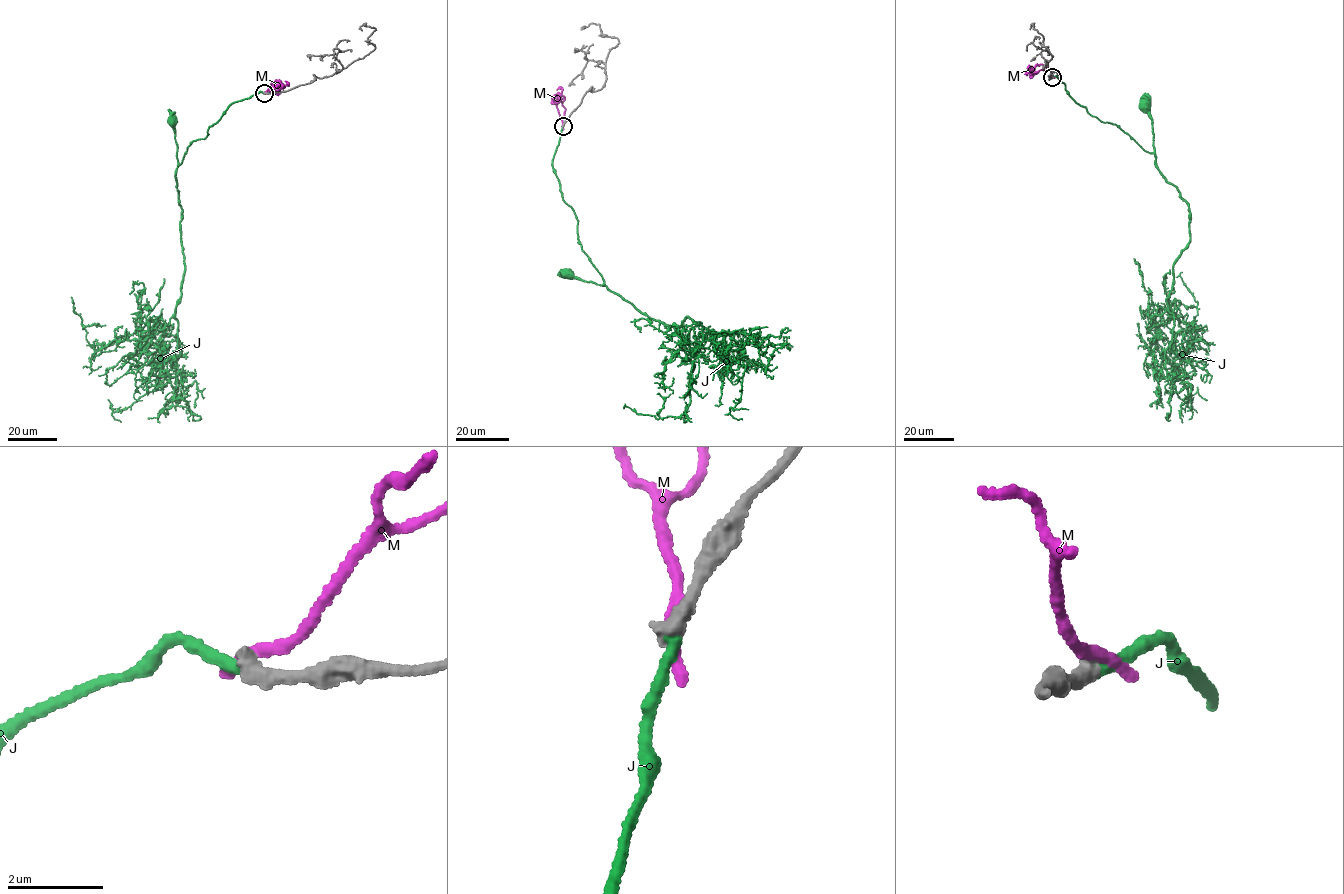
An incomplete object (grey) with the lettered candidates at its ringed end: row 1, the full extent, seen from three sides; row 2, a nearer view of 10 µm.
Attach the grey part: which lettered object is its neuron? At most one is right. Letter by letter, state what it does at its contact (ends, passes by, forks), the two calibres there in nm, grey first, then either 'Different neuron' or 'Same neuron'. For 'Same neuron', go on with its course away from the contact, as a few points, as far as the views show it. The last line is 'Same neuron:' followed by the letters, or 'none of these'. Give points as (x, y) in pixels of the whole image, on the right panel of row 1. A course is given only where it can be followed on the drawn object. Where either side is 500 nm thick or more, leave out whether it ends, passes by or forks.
J: It ends there. Thickness 400 nm (grey) against 240 nm. Same neuron. Its course: (1052, 77), (1063, 82), (1087, 112), (1114, 123), (1153, 153), (1150, 106), (1144, 104)
M: It ends there. Thickness 400 nm (grey) against 320 nm. Different neuron
Same neuron: J

